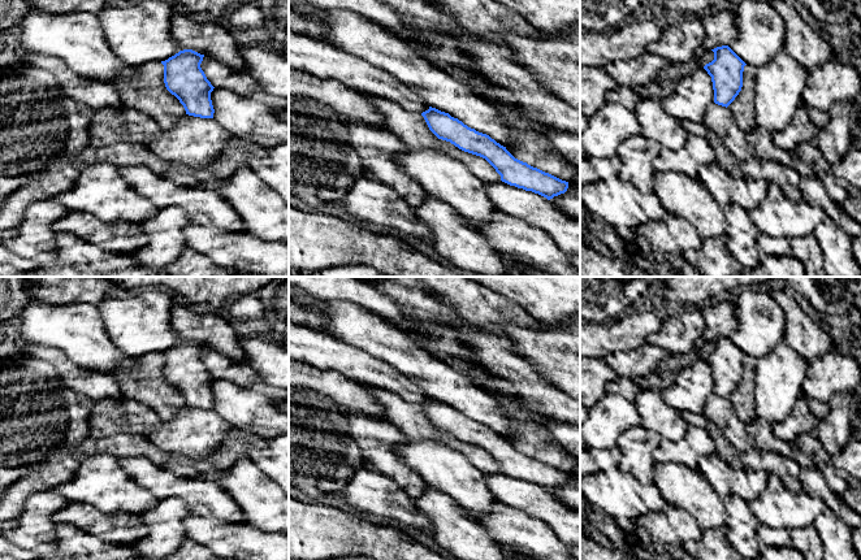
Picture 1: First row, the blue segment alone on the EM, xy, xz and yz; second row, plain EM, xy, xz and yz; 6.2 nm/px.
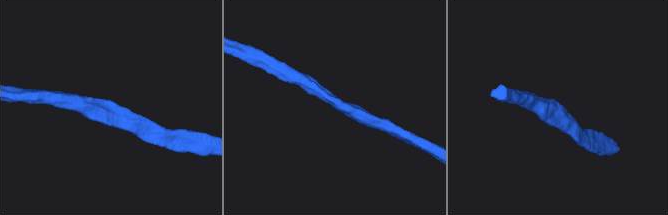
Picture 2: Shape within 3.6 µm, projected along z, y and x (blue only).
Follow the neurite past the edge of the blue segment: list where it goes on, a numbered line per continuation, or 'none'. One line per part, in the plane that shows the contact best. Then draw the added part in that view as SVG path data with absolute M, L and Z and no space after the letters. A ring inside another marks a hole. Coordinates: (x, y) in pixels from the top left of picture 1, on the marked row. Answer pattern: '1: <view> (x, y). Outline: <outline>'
none

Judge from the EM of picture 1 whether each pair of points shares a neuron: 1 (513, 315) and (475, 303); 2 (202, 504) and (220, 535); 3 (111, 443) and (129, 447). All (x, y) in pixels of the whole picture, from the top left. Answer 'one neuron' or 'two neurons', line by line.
1: one neuron
2: two neurons
3: one neuron

